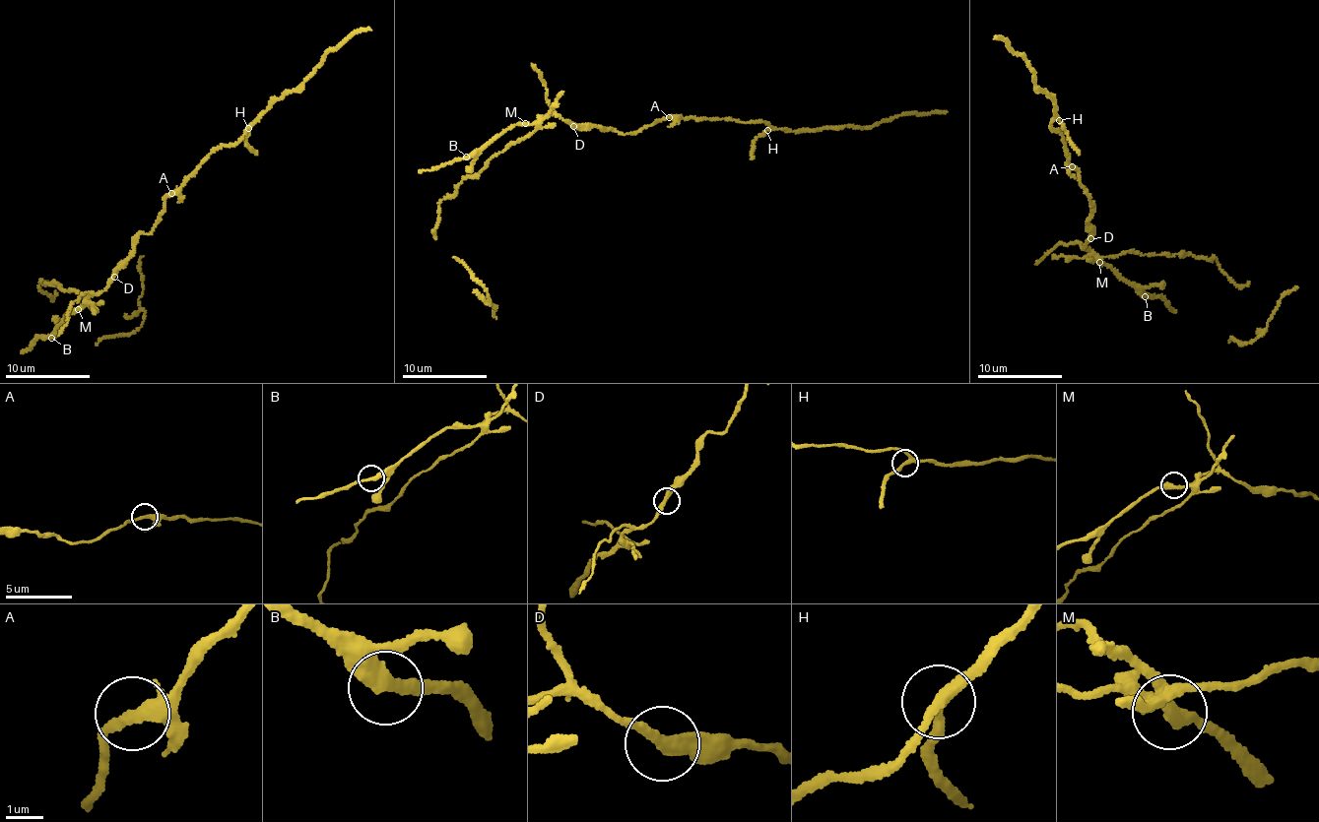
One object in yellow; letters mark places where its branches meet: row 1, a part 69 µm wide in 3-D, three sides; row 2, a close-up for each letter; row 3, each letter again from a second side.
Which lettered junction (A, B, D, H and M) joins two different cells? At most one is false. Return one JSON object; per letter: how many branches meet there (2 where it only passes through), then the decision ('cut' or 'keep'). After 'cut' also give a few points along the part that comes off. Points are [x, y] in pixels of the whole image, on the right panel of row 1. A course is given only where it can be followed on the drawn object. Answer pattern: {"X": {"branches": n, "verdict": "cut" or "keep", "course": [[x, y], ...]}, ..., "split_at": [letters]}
{"A": {"branches": 2, "verdict": "keep"}, "B": {"branches": 2, "verdict": "keep"}, "D": {"branches": 2, "verdict": "keep"}, "H": {"branches": 3, "verdict": "keep"}, "M": {"branches": 2, "verdict": "cut", "course": [[1098, 262], [1098, 259], [1133, 250], [1144, 255], [1192, 255], [1207, 257], [1237, 284], [1249, 282]]}, "split_at": ["M"]}

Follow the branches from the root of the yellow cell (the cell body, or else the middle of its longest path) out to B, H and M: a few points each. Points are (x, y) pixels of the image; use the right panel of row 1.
B: (1089, 230), (1084, 248), (1145, 296)
H: (1089, 230), (1093, 204), (1090, 206), (1079, 172), (1068, 162), (1059, 131), (1052, 127), (1055, 120), (1059, 120)
M: (1089, 230), (1084, 248), (1091, 252), (1098, 262)

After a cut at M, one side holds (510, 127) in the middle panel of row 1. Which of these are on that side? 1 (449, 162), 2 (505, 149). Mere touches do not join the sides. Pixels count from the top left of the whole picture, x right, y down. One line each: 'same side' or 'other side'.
1: same side
2: other side

